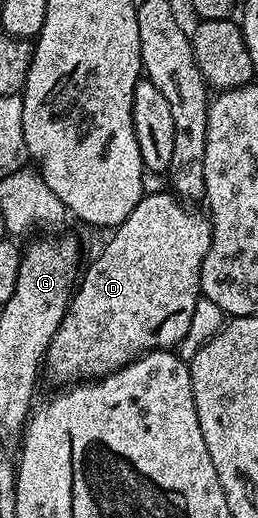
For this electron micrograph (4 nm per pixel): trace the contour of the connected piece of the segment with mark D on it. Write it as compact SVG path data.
M149 192L147 195L141 197L138 207L134 207L134 211L130 211L130 215L126 215L126 219L121 225L115 226L114 232L111 234L113 237L105 243L104 250L89 265L87 262L86 268L83 270L82 276L75 286L72 299L68 303L66 315L62 319L62 323L58 327L54 339L50 343L46 358L47 376L49 373L54 380L64 381L60 383L99 379L110 375L122 368L123 365L128 365L129 362L136 360L136 358L144 353L152 352L154 349L175 350L179 346L180 340L190 331L190 323L194 319L196 304L202 295L200 291L202 263L206 259L206 251L210 251L210 247L212 246L212 222L203 212L200 212L201 214L195 213L192 210L195 208L187 207L182 201L173 196L171 192L151 193Z

